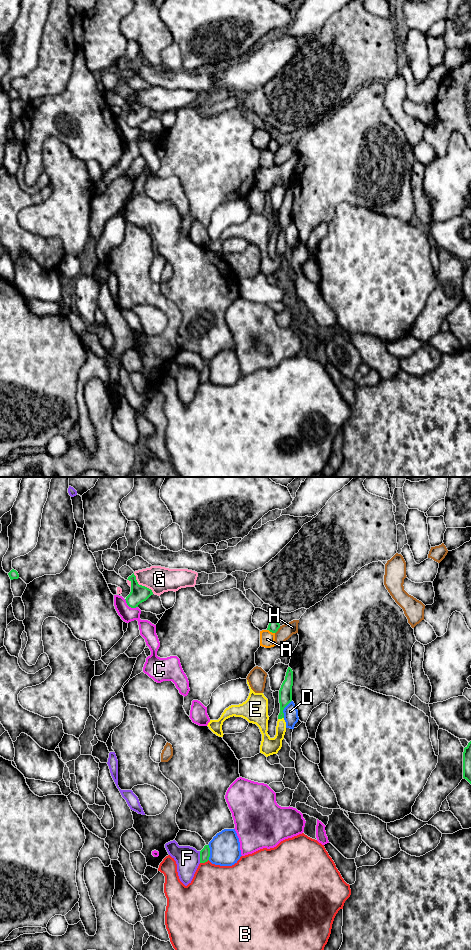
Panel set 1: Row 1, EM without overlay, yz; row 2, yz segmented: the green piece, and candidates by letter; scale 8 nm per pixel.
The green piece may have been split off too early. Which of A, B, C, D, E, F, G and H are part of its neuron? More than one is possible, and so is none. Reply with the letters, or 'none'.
E

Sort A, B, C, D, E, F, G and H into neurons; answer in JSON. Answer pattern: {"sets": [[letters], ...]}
{"sets": [["A"], ["B"], ["C"], ["D"], ["E"], ["F"], ["G"], ["H"]]}

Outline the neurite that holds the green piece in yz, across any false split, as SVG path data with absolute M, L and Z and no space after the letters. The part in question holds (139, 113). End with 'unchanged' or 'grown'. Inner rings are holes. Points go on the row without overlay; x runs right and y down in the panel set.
M134 93L127 100L131 102L131 112L125 119L129 127L136 128L140 123L146 121L153 115L151 109L138 104Z | unchanged

